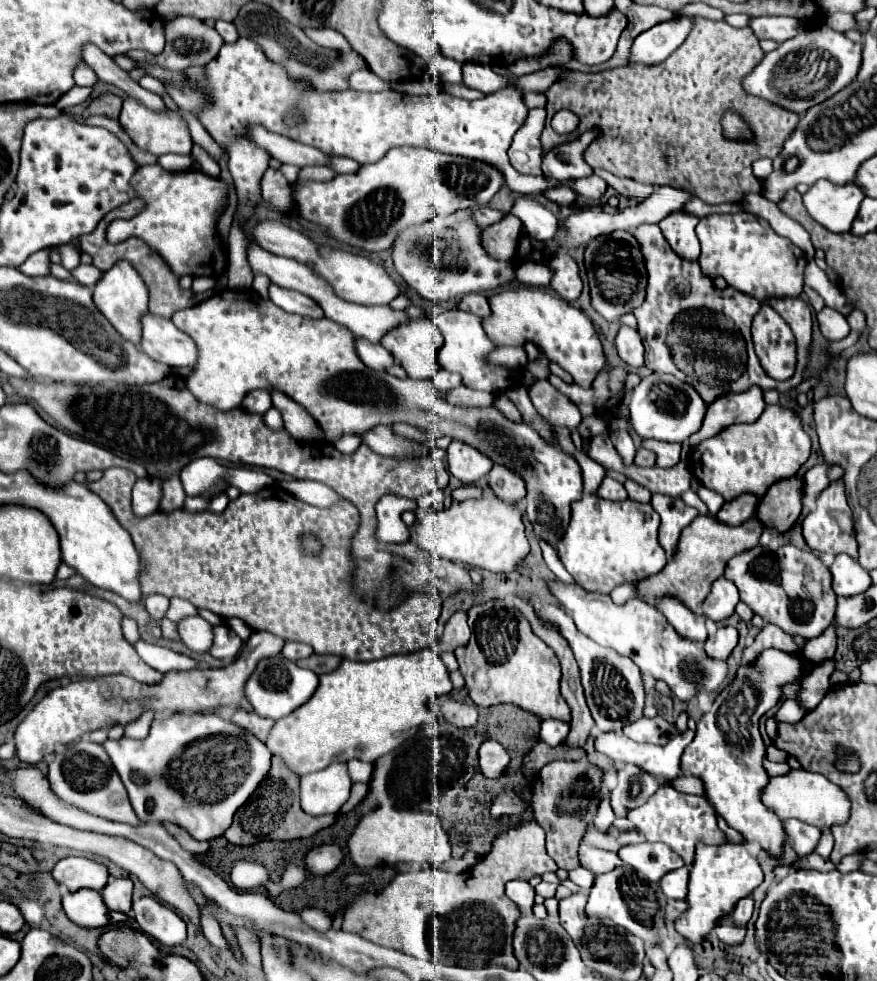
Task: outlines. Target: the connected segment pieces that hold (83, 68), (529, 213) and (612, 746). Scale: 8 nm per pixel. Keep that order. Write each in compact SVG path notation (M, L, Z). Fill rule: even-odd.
M82 62L82 64L76 68L76 72L74 72L74 82L76 82L76 86L92 86L96 80L98 80L98 78L96 78L94 70L92 70L88 64L84 64L84 62Z
M518 194L510 214L518 216L524 230L536 240L548 240L556 232L556 216L534 196Z
M688 730L684 734L678 734L670 744L666 746L654 746L654 744L638 744L634 740L630 740L628 736L624 734L618 734L618 732L608 732L608 734L596 734L596 750L610 756L616 764L624 766L624 764L634 764L638 766L640 770L648 772L650 776L654 776L656 780L664 782L664 784L670 784L672 780L680 778L682 776L682 768L680 768L680 756L684 752L684 748L692 742L694 738L694 732Z

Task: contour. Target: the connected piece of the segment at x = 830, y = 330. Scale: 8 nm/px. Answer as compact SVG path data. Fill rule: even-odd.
M828 306L822 312L818 312L818 322L820 322L820 330L822 330L824 338L832 340L832 342L846 338L850 332L846 318L838 310L828 308Z

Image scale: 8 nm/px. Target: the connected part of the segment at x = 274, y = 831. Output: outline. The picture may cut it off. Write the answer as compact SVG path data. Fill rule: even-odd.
M272 756L272 768L254 794L246 800L246 804L234 814L232 826L226 830L226 840L232 844L248 846L262 840L294 840L308 838L318 830L330 826L332 814L328 816L308 816L300 808L300 776L286 768L284 760Z

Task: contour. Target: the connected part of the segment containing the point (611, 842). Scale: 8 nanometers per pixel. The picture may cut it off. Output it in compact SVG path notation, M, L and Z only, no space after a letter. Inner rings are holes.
M592 824L588 826L586 830L586 836L584 836L584 842L586 844L592 844L596 848L604 848L604 850L612 850L612 852L618 852L626 842L628 842L628 836L618 830L618 828L610 828L608 834L600 834Z

